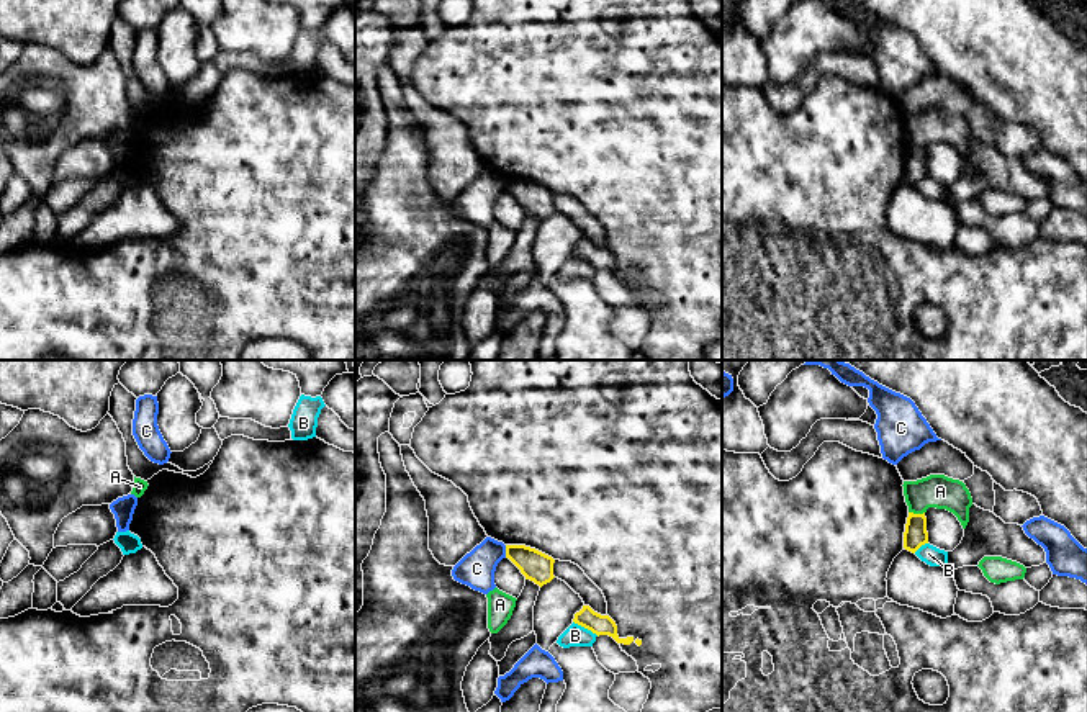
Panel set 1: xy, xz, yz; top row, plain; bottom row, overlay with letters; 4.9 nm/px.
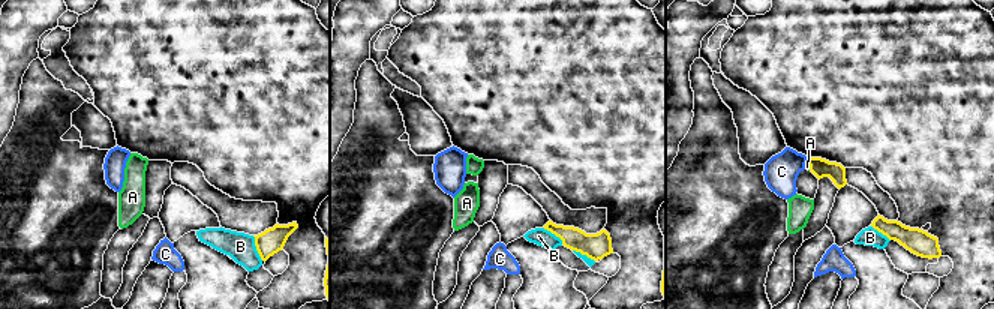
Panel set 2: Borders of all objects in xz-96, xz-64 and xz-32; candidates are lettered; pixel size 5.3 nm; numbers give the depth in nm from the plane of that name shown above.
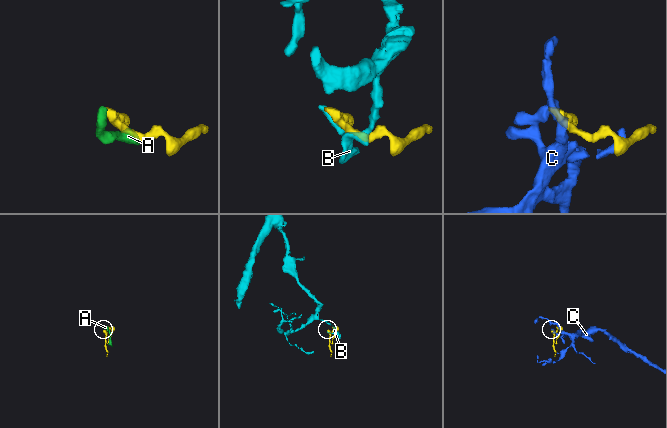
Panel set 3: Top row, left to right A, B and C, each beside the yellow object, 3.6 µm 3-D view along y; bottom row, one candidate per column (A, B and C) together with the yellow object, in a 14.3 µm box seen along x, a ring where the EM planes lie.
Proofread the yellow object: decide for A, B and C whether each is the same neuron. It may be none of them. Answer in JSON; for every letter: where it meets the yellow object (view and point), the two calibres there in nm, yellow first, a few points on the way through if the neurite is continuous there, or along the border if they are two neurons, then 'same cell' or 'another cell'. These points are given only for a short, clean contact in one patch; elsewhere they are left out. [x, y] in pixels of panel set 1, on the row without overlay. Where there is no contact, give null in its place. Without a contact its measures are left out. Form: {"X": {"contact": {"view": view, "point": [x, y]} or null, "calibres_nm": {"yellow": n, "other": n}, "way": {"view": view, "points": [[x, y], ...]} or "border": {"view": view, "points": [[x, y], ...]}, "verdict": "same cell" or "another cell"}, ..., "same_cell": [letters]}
{"A": {"contact": {"view": "yz", "point": [917, 148]}, "calibres_nm": {"yellow": 120, "other": 160}, "border": {"view": "yz", "points": [[909, 144], [924, 146]]}, "verdict": "another cell"}, "B": {"contact": {"view": "xz", "point": [586, 261]}, "calibres_nm": {"yellow": 100, "other": 110}, "verdict": "another cell"}, "C": {"contact": {"view": "xz", "point": [506, 185]}, "calibres_nm": {"yellow": 150, "other": 180}, "border": {"view": "xz", "points": [[505, 179], [506, 190]]}, "verdict": "another cell"}, "same_cell": []}

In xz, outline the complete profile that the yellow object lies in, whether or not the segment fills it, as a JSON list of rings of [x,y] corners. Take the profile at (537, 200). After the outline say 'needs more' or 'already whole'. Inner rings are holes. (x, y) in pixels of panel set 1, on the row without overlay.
[[[506,178],[506,192],[521,203],[525,213],[534,214],[540,221],[555,211],[555,193],[535,182],[525,178]]] | already whole

